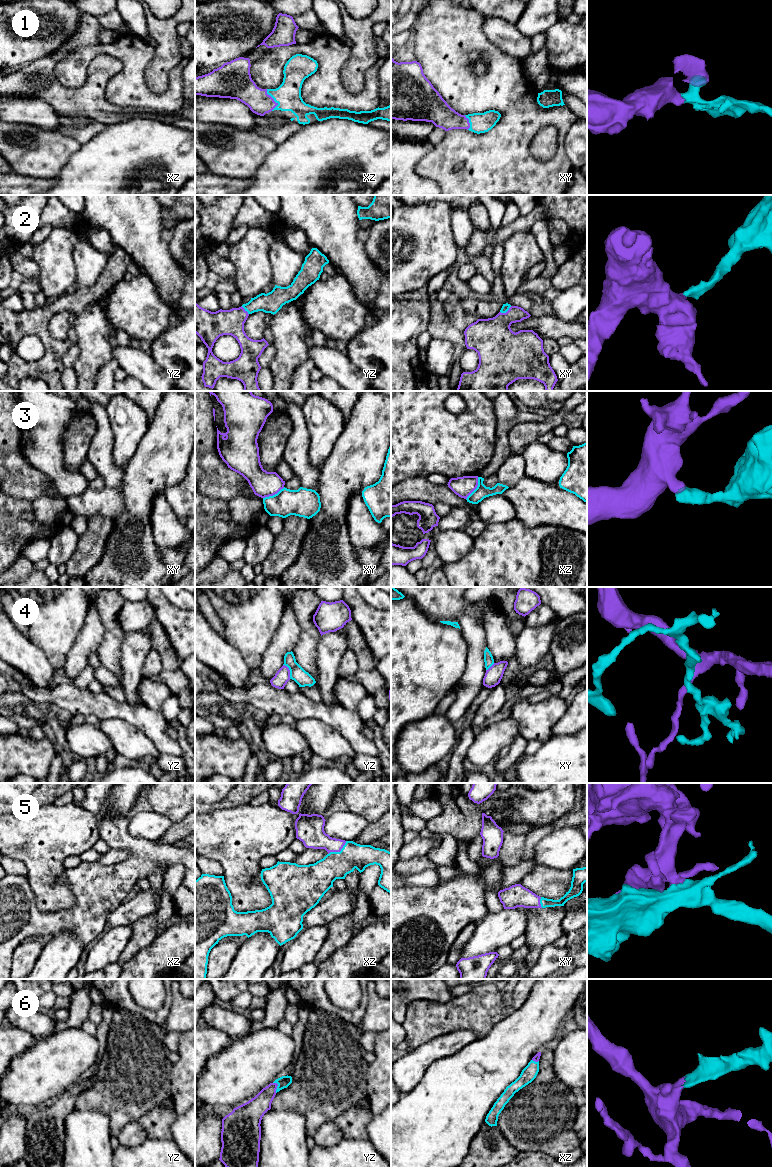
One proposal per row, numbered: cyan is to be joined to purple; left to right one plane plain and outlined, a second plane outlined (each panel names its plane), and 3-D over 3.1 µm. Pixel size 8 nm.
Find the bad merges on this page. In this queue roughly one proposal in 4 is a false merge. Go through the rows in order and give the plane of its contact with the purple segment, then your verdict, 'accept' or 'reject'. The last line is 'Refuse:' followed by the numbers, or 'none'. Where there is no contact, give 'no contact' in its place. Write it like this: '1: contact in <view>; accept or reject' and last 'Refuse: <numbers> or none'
1: contact in xz; accept
2: contact in xy; accept
3: contact in xz; reject
4: contact in yz; reject
5: contact in xz; accept
6: contact in yz; accept
Refuse: 3, 4

